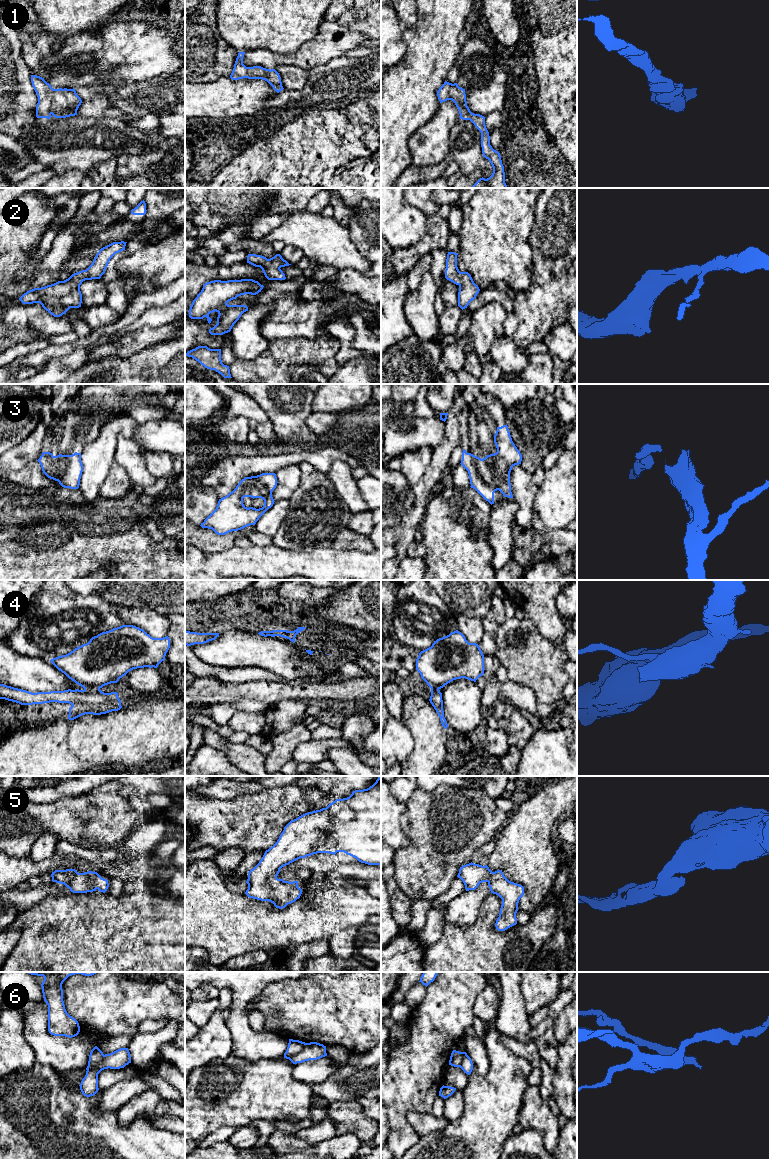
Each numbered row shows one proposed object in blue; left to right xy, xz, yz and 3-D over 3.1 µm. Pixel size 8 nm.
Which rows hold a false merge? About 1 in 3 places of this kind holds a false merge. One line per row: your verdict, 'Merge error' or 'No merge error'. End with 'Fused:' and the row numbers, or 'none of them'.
1: No merge error
2: No merge error
3: No merge error
4: Merge error
5: No merge error
6: Merge error
Fused: 4, 6

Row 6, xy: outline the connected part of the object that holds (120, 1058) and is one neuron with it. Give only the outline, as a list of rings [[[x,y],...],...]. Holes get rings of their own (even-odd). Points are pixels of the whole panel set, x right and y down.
[[[120,1048],[110,1054],[105,1054],[98,1066],[86,1071],[86,1075],[79,1085],[82,1094],[90,1097],[98,1092],[98,1074],[102,1070],[124,1068],[129,1063],[131,1063],[131,1056],[128,1048]]]

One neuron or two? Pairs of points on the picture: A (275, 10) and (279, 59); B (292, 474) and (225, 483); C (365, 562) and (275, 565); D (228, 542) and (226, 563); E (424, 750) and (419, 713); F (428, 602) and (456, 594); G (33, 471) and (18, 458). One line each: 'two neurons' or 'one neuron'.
A: two neurons
B: two neurons
C: one neuron
D: two neurons
E: one neuron
F: two neurons
G: two neurons

